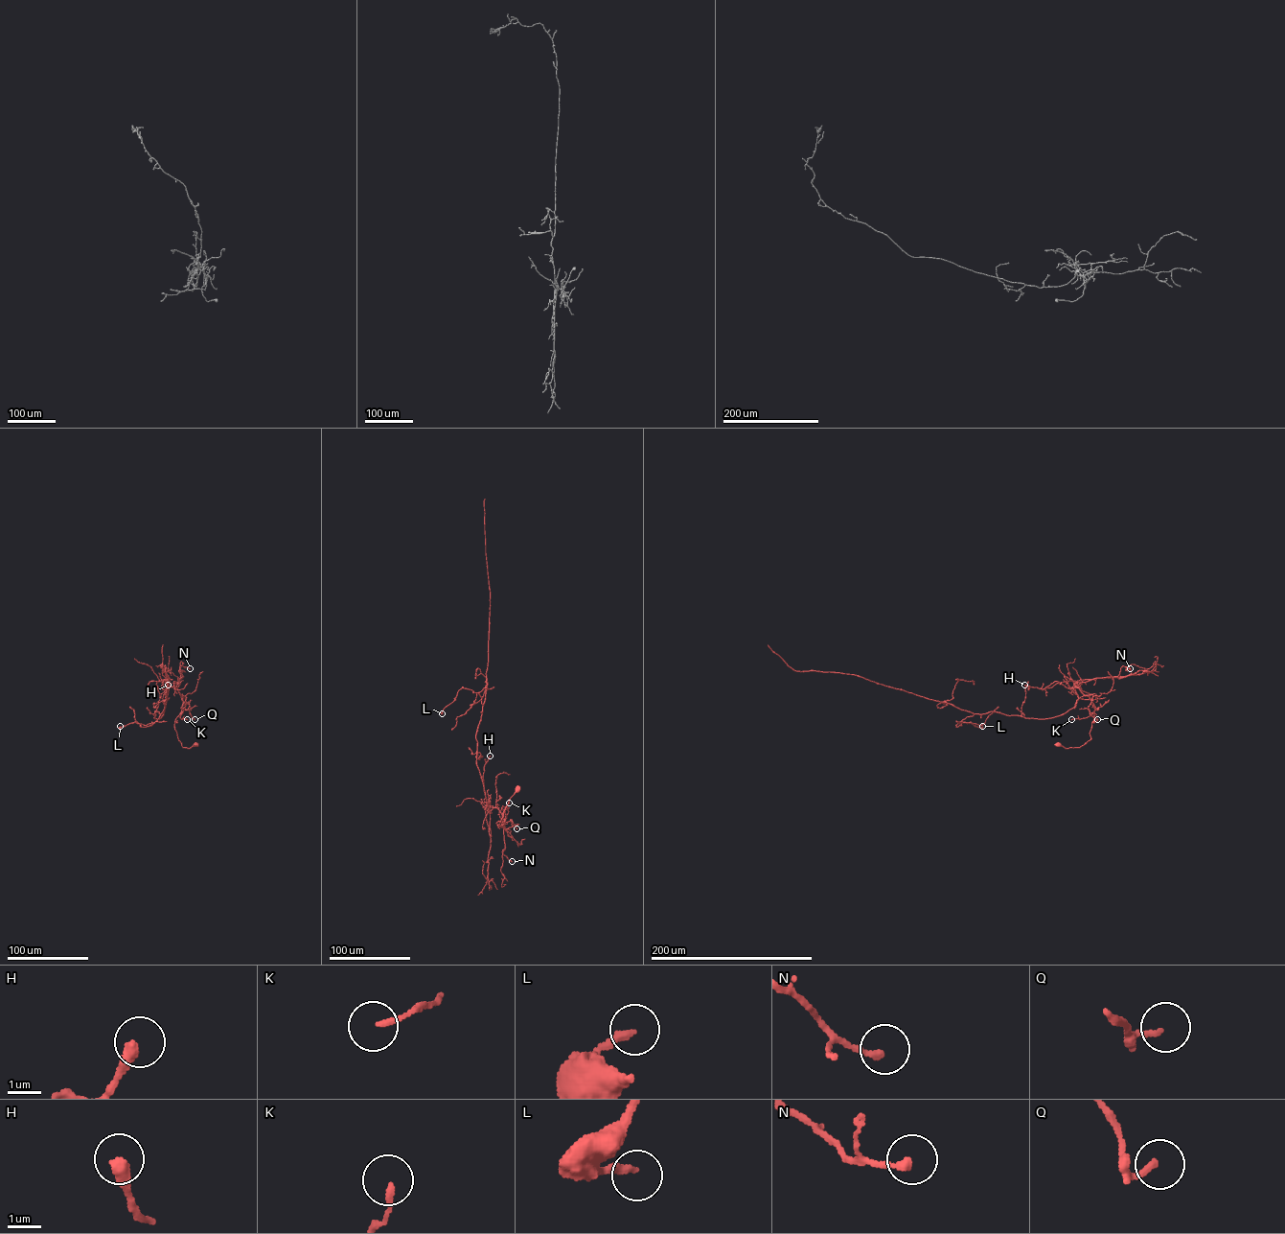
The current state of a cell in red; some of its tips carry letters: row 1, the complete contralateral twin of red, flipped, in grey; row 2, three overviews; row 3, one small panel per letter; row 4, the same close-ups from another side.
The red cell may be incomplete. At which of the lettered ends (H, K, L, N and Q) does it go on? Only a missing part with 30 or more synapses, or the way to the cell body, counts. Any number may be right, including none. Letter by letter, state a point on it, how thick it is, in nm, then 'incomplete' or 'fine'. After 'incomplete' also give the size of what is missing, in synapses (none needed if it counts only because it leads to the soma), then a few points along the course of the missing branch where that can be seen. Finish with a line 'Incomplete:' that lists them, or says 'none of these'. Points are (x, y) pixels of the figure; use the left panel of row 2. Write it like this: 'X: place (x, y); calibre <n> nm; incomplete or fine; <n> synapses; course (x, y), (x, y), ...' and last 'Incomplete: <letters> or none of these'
H: place (168, 685); calibre 380 nm; fine
K: place (187, 719); calibre 150 nm; fine
L: place (120, 726); calibre 240 nm; fine
N: place (190, 668); calibre 220 nm; fine
Q: place (195, 719); calibre 160 nm; fine
Incomplete: none of these

